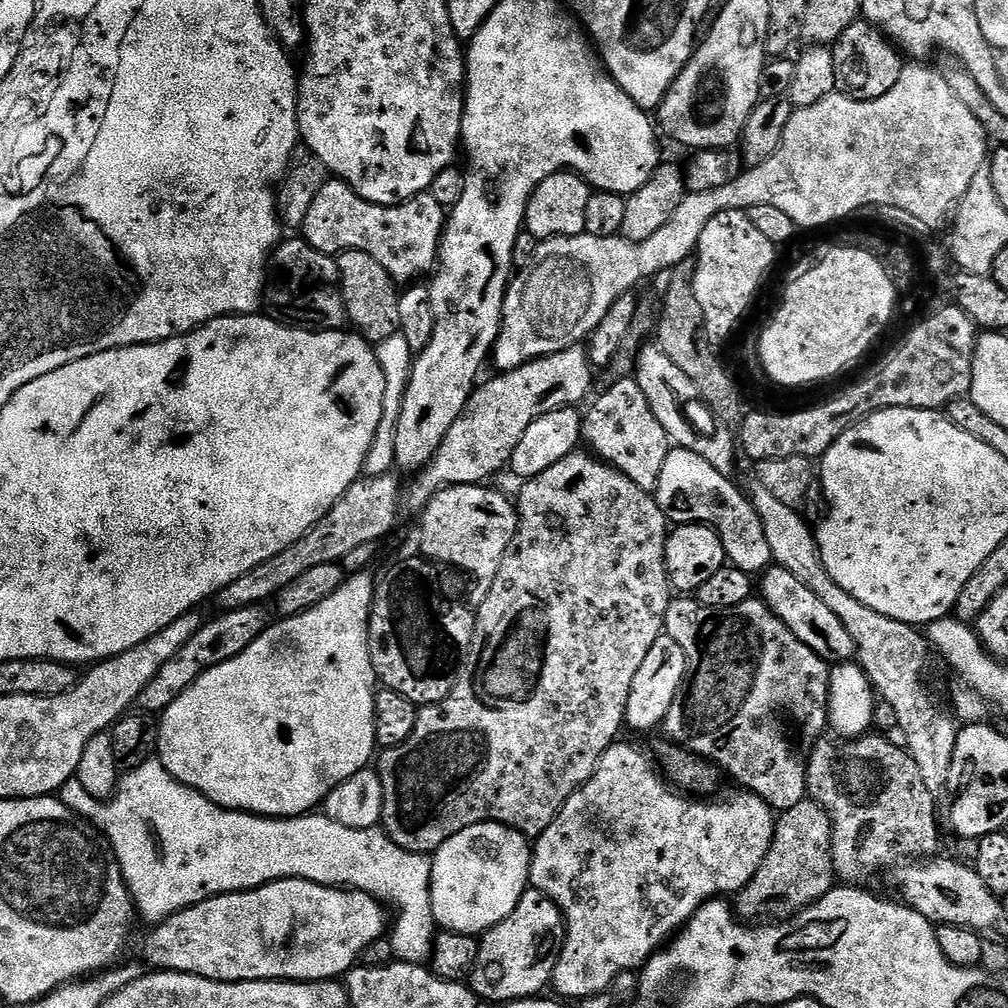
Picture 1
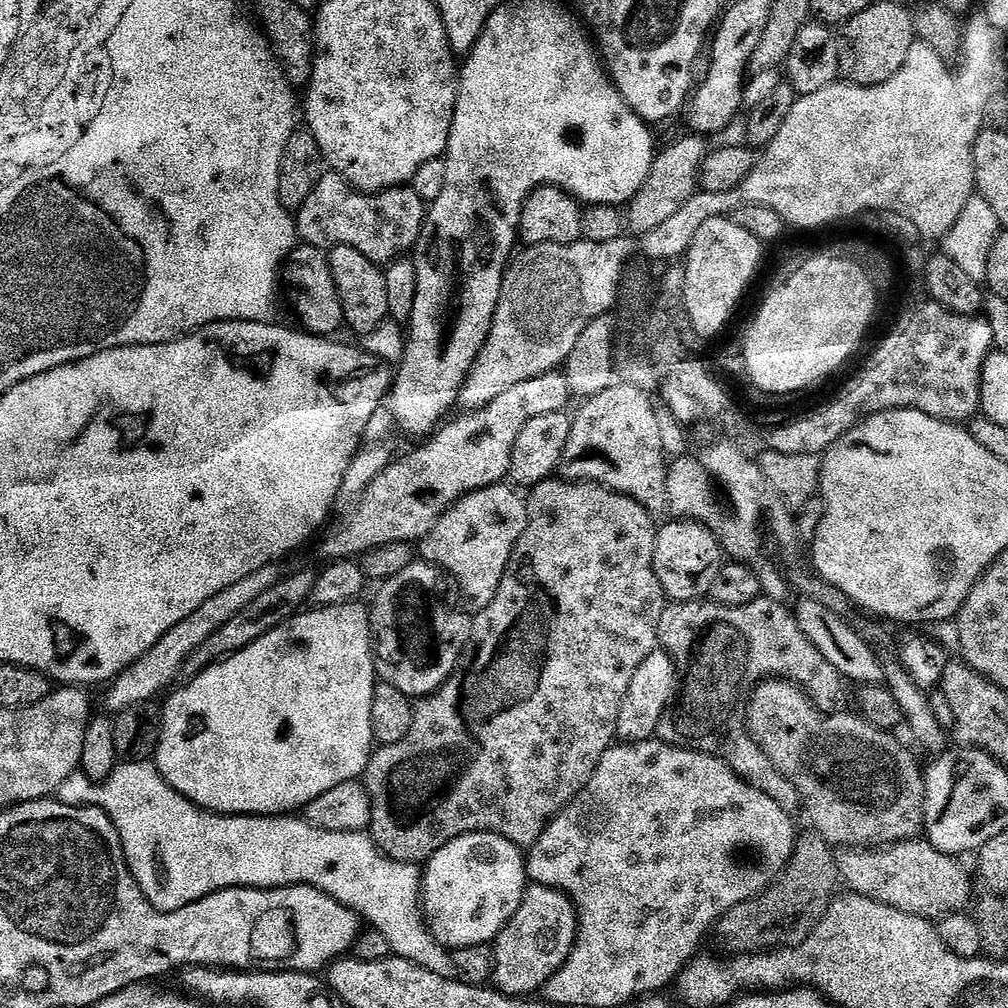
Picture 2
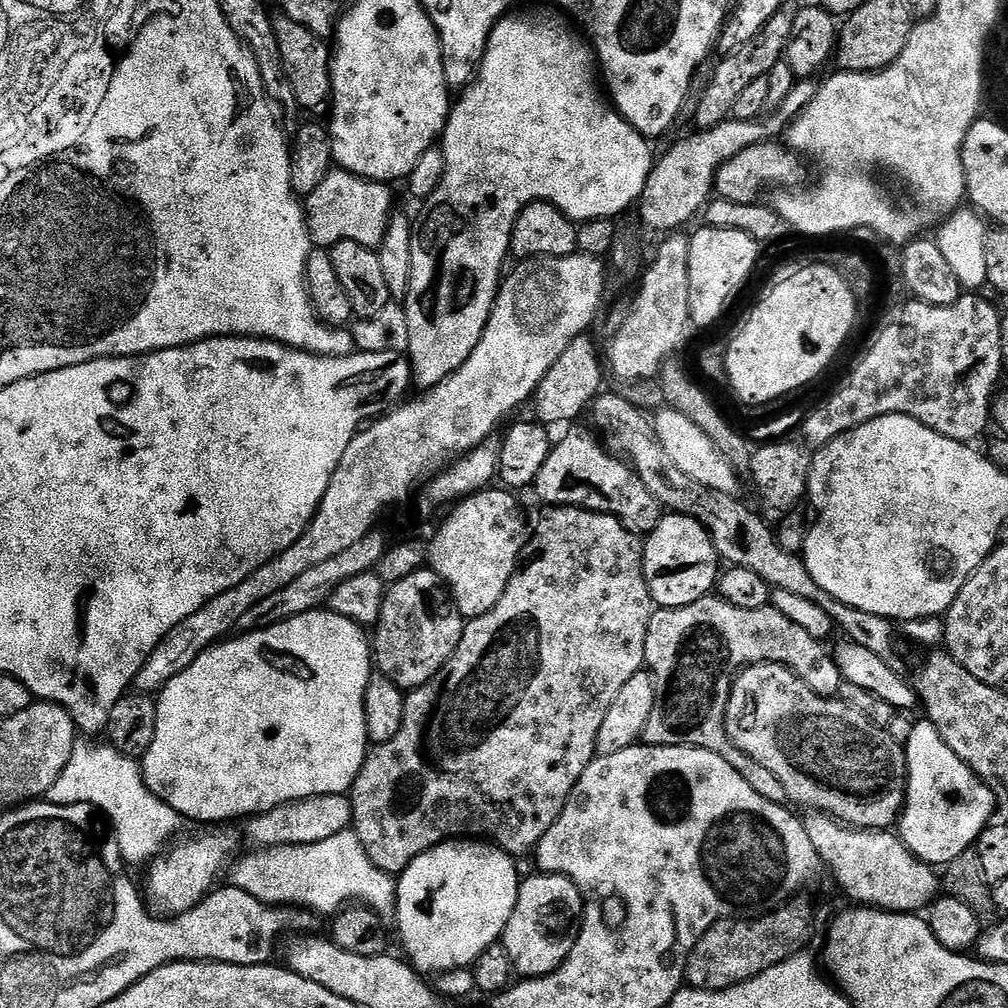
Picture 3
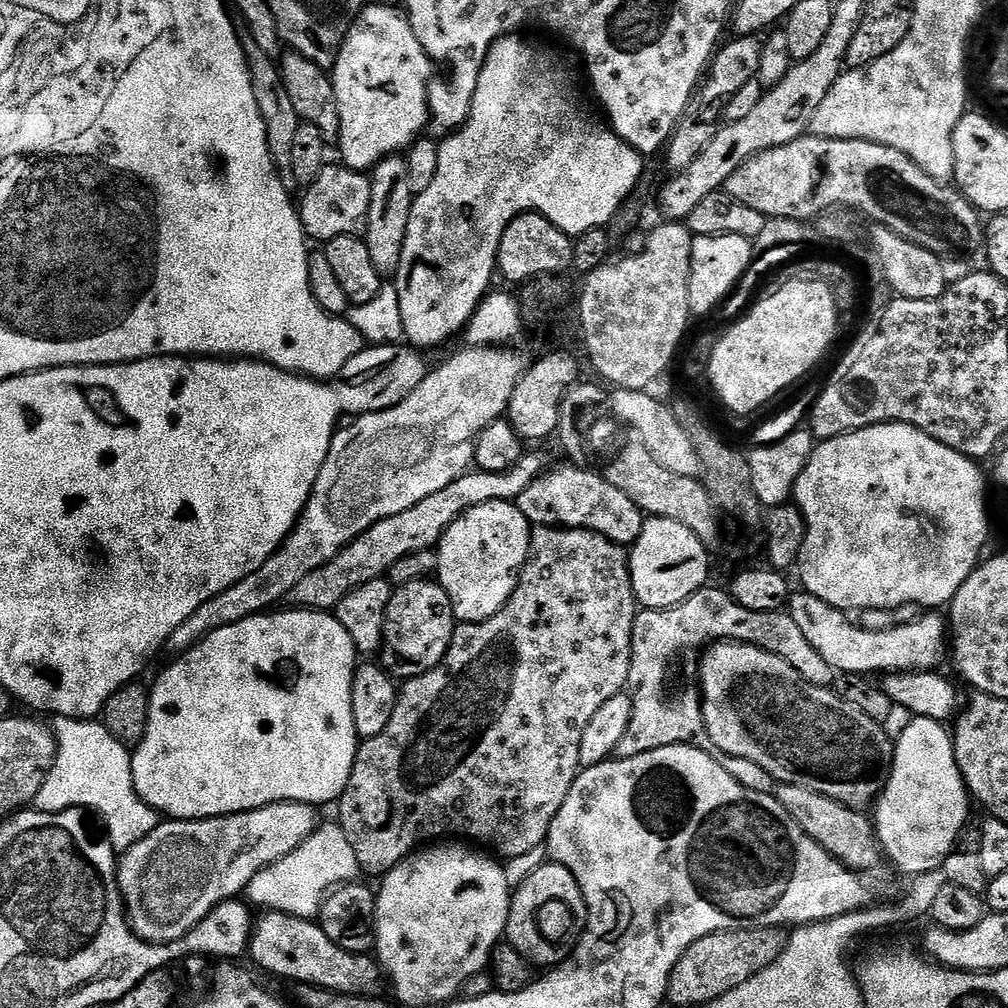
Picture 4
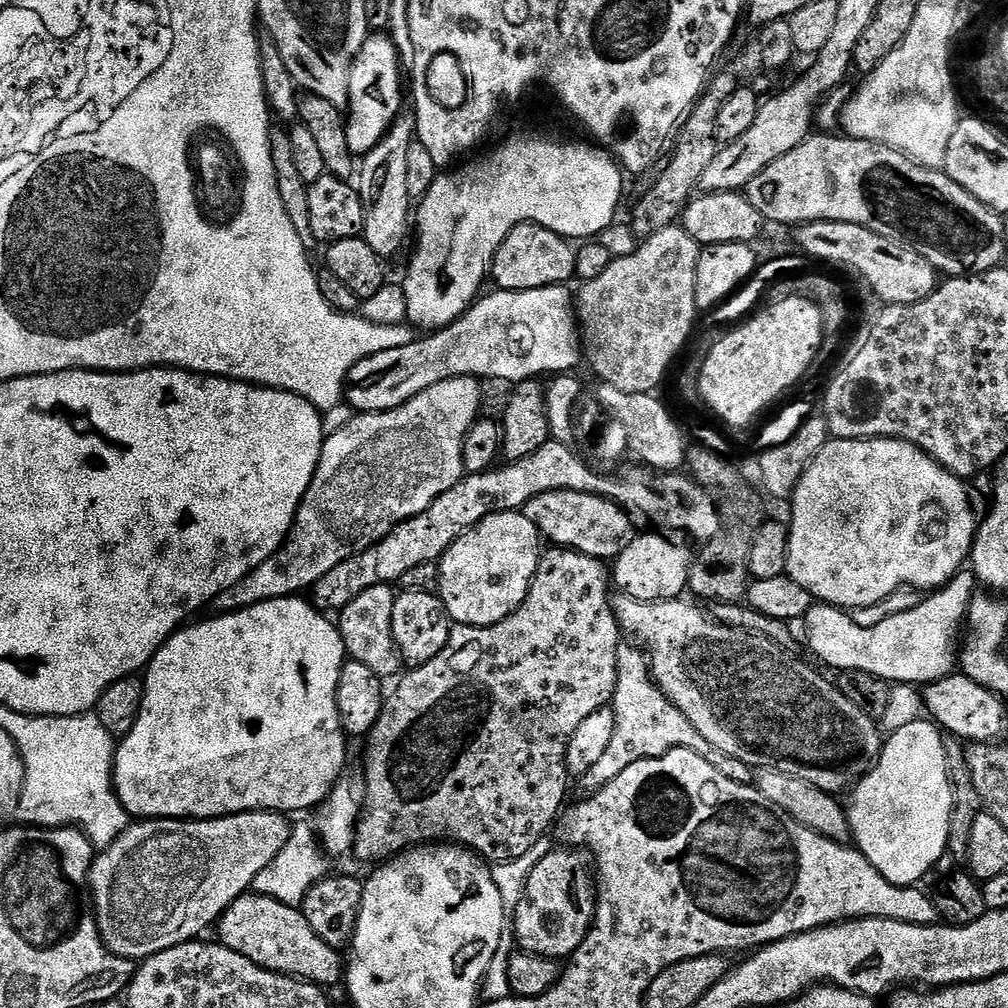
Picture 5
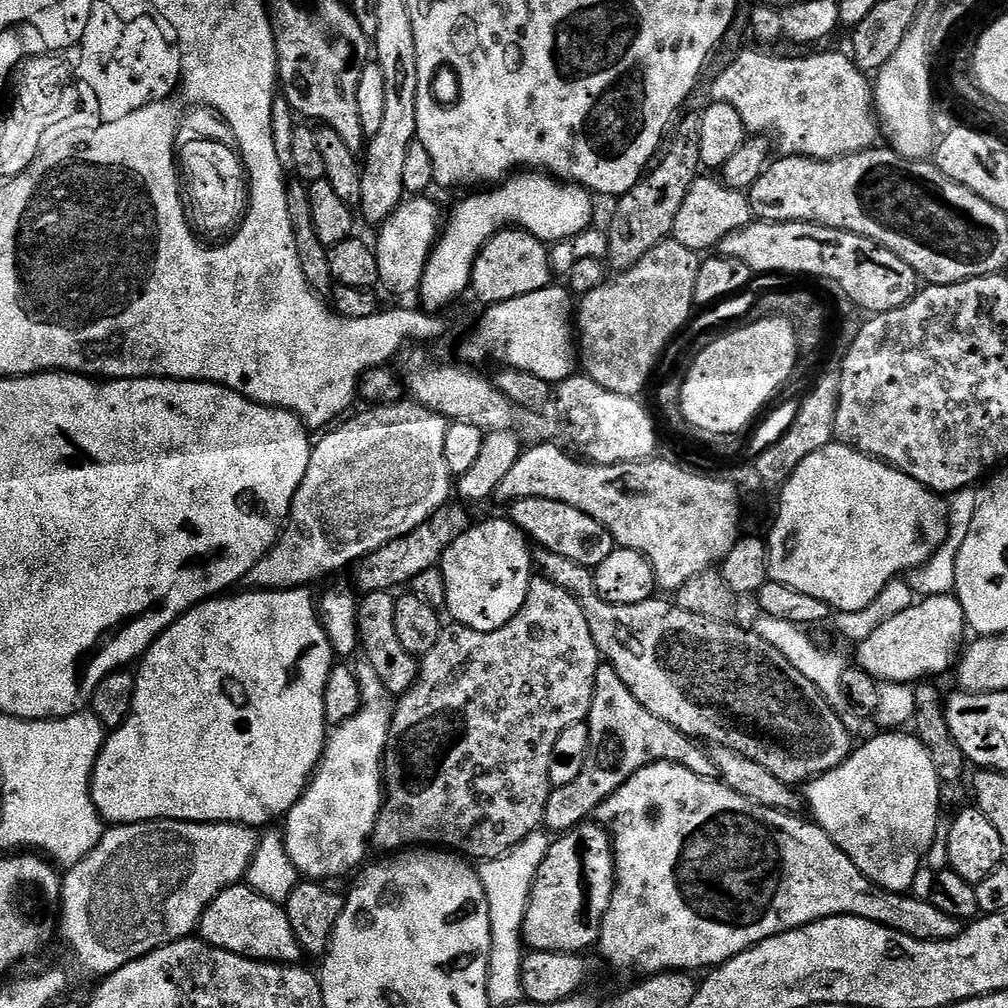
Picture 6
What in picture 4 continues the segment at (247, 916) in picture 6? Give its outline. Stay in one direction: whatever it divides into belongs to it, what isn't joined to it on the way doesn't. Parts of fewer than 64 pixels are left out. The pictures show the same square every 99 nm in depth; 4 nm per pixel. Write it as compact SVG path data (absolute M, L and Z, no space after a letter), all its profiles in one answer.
M285 912L263 913L264 917L257 919L252 925L252 938L248 942L247 955L264 972L272 976L281 976L284 980L292 980L296 984L314 984L317 988L325 988L331 992L344 992L348 996L363 996L372 994L376 987L382 984L382 973L377 961L368 954L357 954L342 950L342 946L334 946L330 938L320 929L319 923L303 920L297 916L287 916Z

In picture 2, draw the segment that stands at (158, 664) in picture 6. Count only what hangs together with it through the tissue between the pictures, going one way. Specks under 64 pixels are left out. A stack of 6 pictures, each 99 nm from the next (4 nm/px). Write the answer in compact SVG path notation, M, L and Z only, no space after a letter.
M353 602L351 604L340 604L337 608L316 608L301 611L284 624L278 625L274 630L270 630L262 638L255 640L250 646L243 648L241 652L236 652L233 656L229 656L227 660L219 660L217 664L211 664L202 672L197 672L191 677L185 688L180 688L168 701L165 702L164 708L162 704L162 715L160 716L160 741L156 744L154 753L154 767L162 777L178 794L185 796L192 804L197 804L199 808L206 812L219 812L222 816L282 816L285 814L295 813L295 808L300 810L307 809L310 802L314 802L314 798L318 798L322 794L326 794L326 790L334 790L334 786L342 786L347 780L359 781L363 777L364 771L368 768L368 759L372 757L374 751L374 737L372 734L372 703L374 702L374 690L378 683L376 675L376 667L372 661L372 628L368 625L369 609L363 608L363 603Z

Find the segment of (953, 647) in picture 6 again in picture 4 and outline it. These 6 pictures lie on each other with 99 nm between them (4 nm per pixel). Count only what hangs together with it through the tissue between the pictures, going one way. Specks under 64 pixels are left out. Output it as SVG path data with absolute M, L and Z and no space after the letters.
M798 590L789 597L786 610L806 640L818 650L837 673L870 676L872 672L890 674L902 671L931 671L948 652L948 624L939 613L926 612L913 623L886 631L868 631L852 621L841 609L830 606L816 595Z

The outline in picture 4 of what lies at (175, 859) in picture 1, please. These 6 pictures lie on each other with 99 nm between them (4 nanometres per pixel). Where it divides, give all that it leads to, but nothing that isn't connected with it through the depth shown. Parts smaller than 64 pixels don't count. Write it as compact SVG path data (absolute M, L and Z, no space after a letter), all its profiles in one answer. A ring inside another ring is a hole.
M95 719L55 721L56 757L34 801L35 811L61 812L67 808L91 810L102 821L117 853L146 838L158 823L158 814L134 790L132 752ZM324 822L314 834L310 834L310 838L286 854L286 858L254 874L247 886L246 896L253 905L261 904L261 909L285 912L287 916L315 921L320 915L320 905L324 903L324 897L329 891L341 884L355 881L360 875L360 863L358 858L354 858L354 846L350 846L339 823Z

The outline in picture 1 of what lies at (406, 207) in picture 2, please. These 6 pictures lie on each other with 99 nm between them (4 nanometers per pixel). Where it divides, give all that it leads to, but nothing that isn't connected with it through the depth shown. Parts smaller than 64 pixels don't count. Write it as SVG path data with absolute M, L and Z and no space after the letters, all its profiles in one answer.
M332 178L325 182L322 190L318 190L314 202L310 202L310 210L306 210L302 239L314 250L329 254L362 250L366 254L370 254L370 258L374 258L374 262L378 262L378 266L385 268L393 280L416 282L424 278L424 275L427 277L437 267L440 235L444 232L445 223L445 205L439 204L431 194L421 194L412 200L404 201L403 204L375 204L366 202L343 180Z

